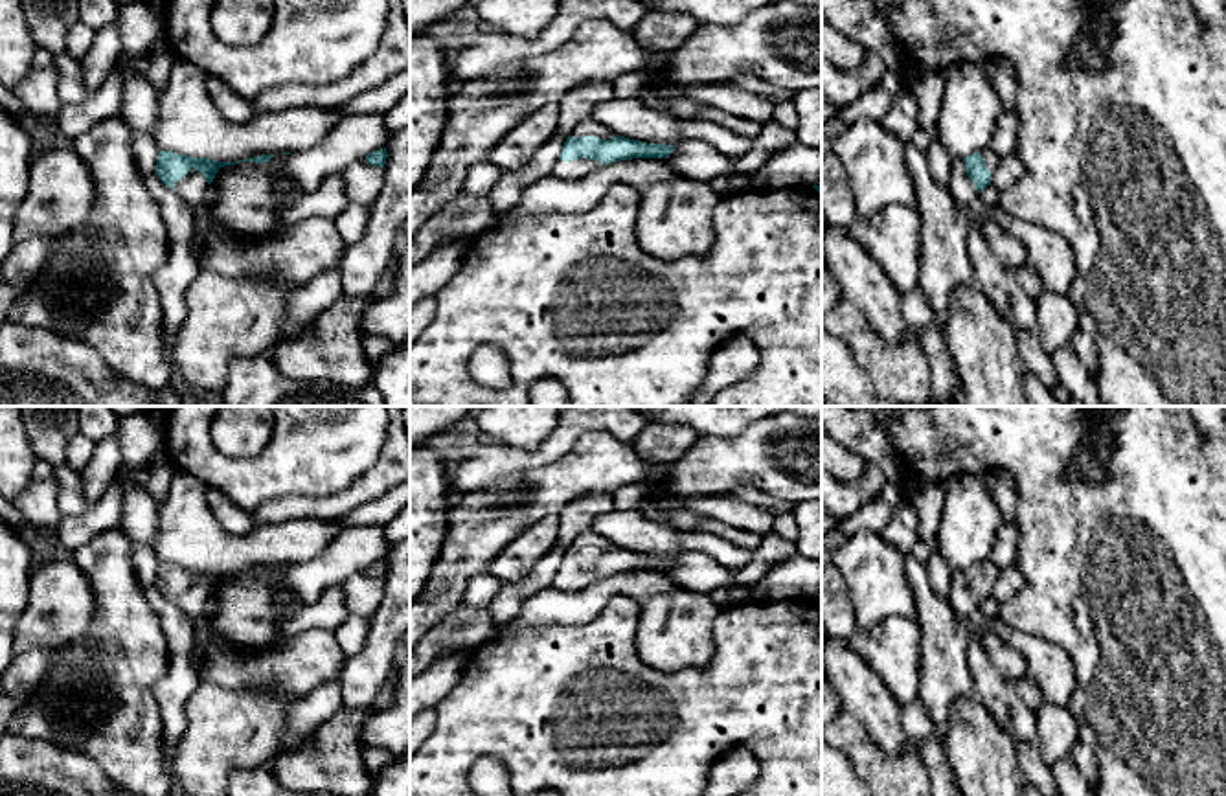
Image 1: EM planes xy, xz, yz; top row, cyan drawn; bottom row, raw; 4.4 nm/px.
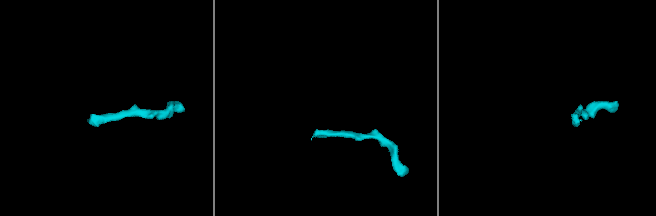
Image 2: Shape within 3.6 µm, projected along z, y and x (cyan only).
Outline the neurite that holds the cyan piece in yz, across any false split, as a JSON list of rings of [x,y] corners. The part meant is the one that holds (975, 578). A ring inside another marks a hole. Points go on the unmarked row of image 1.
[[[991,559],[965,570],[952,570],[948,601],[958,620],[965,620],[983,599],[991,597],[998,574],[1000,568]]]

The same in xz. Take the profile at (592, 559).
[[[588,529],[566,550],[551,586],[561,592],[577,592],[619,572],[667,570],[675,559],[619,548],[594,529]]]

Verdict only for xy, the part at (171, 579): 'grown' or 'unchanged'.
grown

